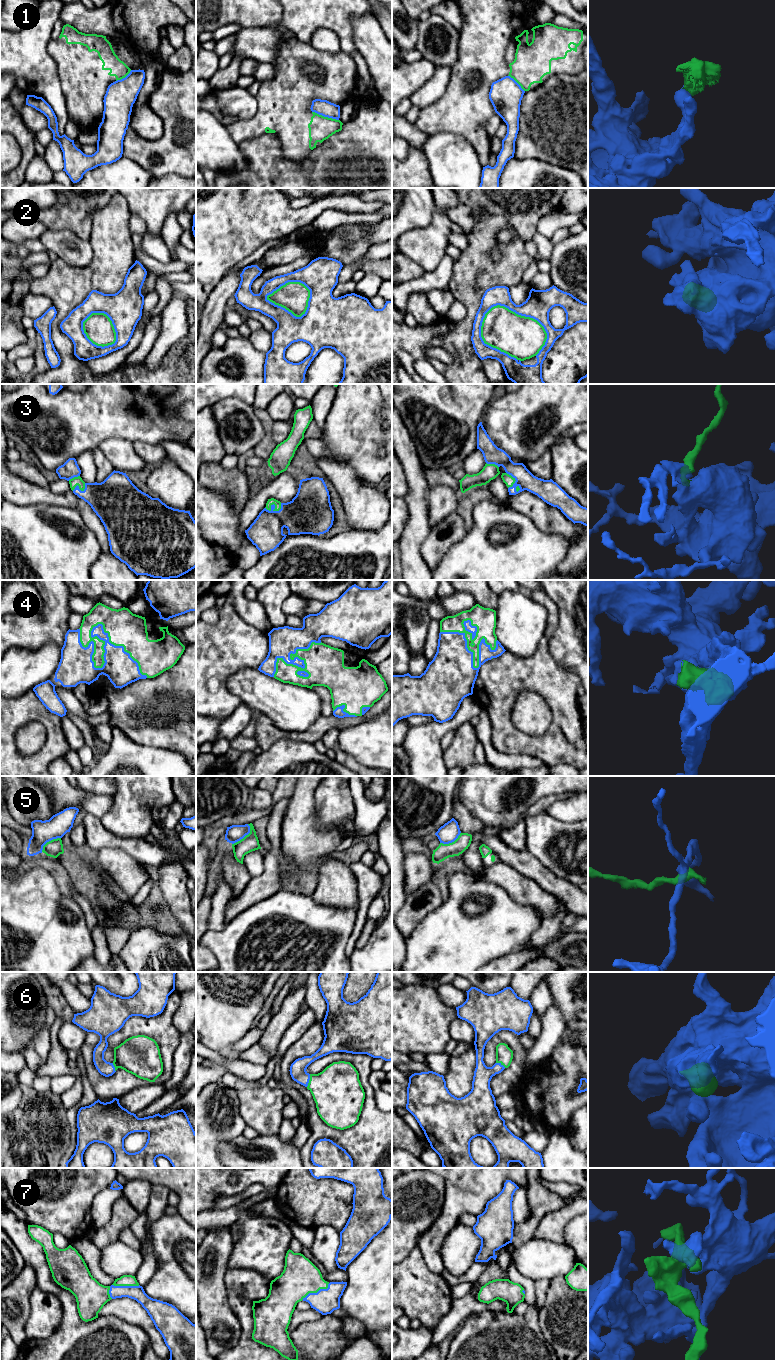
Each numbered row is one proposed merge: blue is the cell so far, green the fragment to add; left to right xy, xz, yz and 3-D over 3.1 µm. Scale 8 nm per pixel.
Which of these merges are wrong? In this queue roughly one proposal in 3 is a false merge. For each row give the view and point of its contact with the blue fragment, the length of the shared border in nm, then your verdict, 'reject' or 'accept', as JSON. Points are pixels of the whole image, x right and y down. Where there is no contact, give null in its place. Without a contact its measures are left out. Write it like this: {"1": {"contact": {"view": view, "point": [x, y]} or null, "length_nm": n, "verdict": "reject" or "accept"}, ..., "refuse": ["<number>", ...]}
{"1": {"contact": {"view": "xz", "point": [325, 116]}, "length_nm": 220, "verdict": "reject"}, "2": {"contact": {"view": "yz", "point": [514, 311]}, "length_nm": 550, "verdict": "reject"}, "3": {"contact": {"view": "xz", "point": [275, 511]}, "length_nm": 140, "verdict": "accept"}, "4": {"contact": {"view": "xy", "point": [99, 638]}, "length_nm": 700, "verdict": "accept"}, "5": {"contact": {"view": "xz", "point": [244, 836]}, "length_nm": 220, "verdict": "reject"}, "6": {"contact": {"view": "xz", "point": [309, 1079]}, "length_nm": 110, "verdict": "accept"}, "7": {"contact": {"view": "xz", "point": [317, 1292]}, "length_nm": 260, "verdict": "accept"}, "refuse": ["1", "2", "5"]}

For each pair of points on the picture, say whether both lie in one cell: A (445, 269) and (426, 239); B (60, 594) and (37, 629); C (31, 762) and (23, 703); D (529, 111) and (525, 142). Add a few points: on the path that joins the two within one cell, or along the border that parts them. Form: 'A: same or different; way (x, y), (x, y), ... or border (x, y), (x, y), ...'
A: different; border (446, 254), (434, 269), (425, 271)
B: same; way (56, 604), (56, 612), (47, 623)
C: same; way (14, 754), (10, 750), (10, 720)
D: same; way (529, 119), (529, 134)

